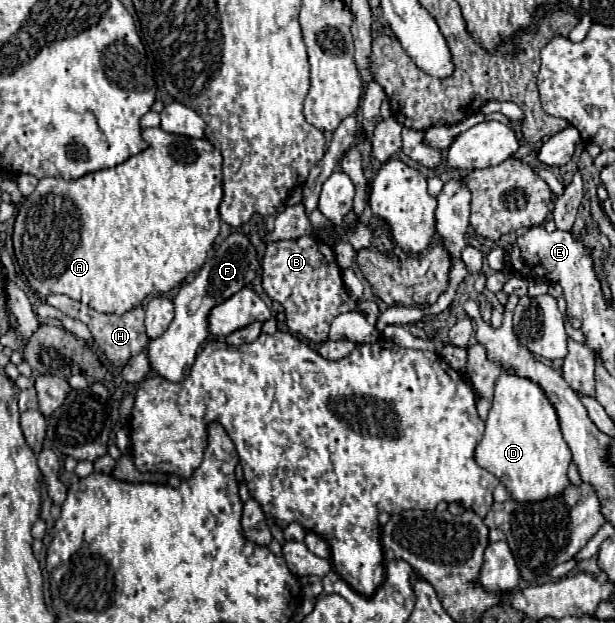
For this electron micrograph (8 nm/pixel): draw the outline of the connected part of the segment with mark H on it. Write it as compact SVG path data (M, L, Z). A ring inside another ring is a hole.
M51 294L45 298L45 302L57 310L61 310L63 314L67 314L69 318L75 318L75 320L81 320L89 326L97 346L103 350L103 354L109 358L111 364L115 366L125 366L127 360L135 354L139 354L143 350L143 308L137 306L129 312L125 312L123 316L115 316L115 314L101 314L101 312L95 312L93 308L77 302L77 300L71 300L67 296L59 296L59 294Z

